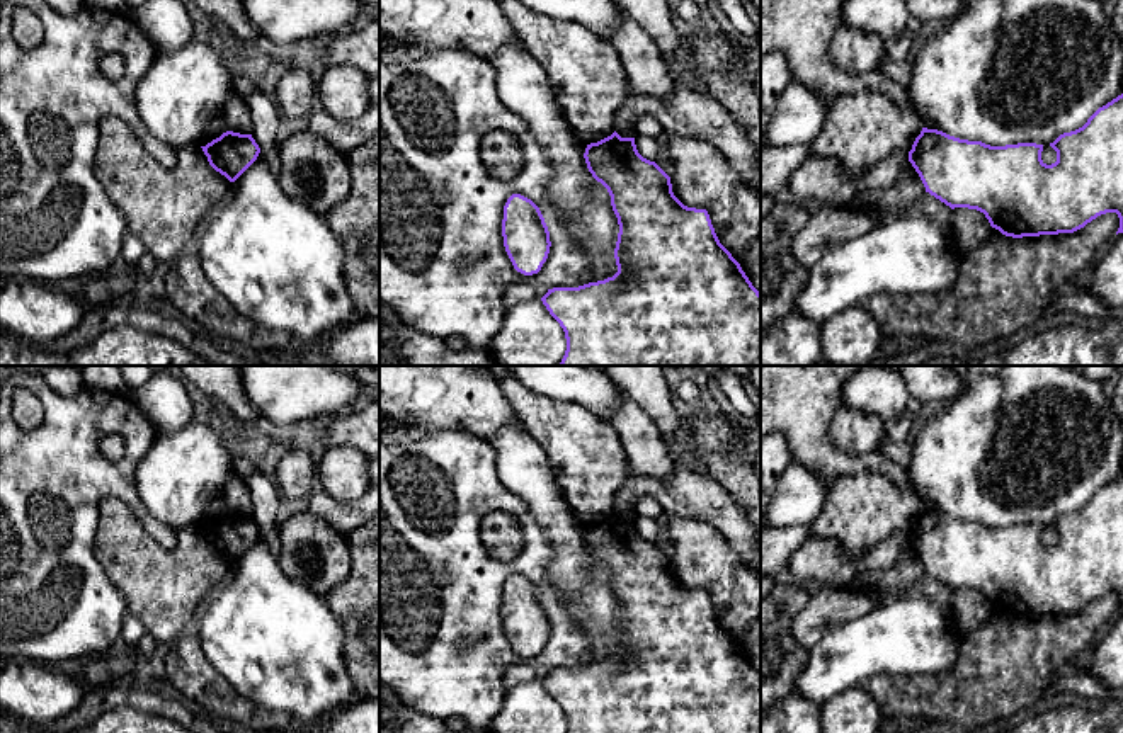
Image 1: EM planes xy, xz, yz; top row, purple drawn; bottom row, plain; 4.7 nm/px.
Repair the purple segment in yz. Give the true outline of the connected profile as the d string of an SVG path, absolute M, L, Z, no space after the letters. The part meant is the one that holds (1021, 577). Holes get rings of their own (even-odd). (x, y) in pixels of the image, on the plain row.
M1123 474L1099 488L1082 509L1060 515L1050 527L1057 532L1057 543L1046 546L1041 541L1043 526L990 527L922 509L909 532L909 543L919 554L926 573L951 590L968 588L983 594L990 607L1006 617L1074 614L1106 594L1118 595L1116 616L1123 614Z

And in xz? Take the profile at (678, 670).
M614 512L587 526L584 539L607 570L618 599L618 653L579 668L553 668L541 679L565 713L565 733L761 733L761 673L720 624L708 592L684 587L672 573L670 558L638 534L635 519Z

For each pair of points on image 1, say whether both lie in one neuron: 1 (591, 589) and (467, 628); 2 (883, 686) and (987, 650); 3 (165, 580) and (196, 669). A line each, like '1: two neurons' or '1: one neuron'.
1: two neurons
2: one neuron
3: two neurons

